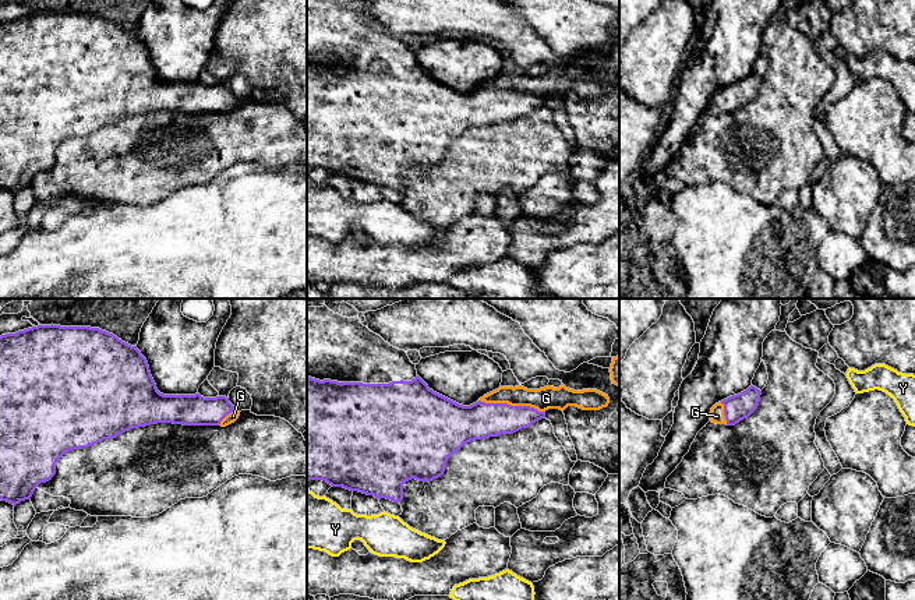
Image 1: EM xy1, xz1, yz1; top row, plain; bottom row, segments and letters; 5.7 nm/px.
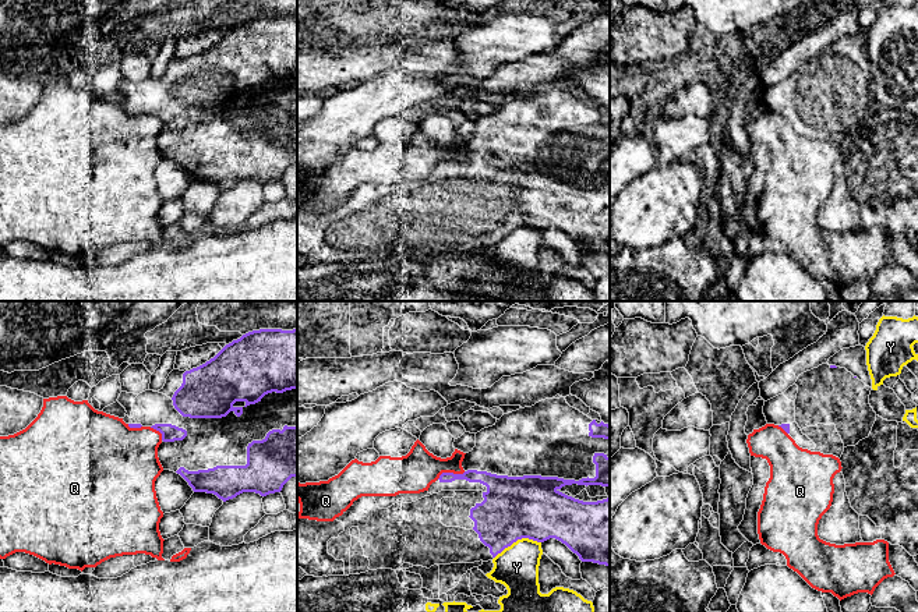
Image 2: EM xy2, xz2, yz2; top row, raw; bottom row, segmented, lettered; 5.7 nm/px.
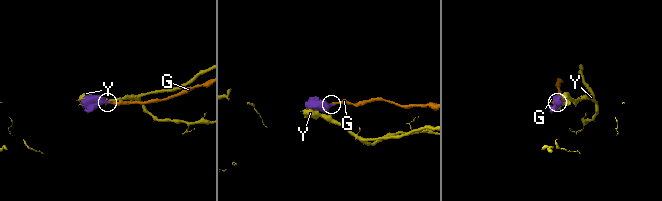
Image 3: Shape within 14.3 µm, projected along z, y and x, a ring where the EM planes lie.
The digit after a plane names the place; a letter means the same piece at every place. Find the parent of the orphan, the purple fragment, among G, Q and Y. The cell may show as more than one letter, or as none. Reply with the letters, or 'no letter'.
G

